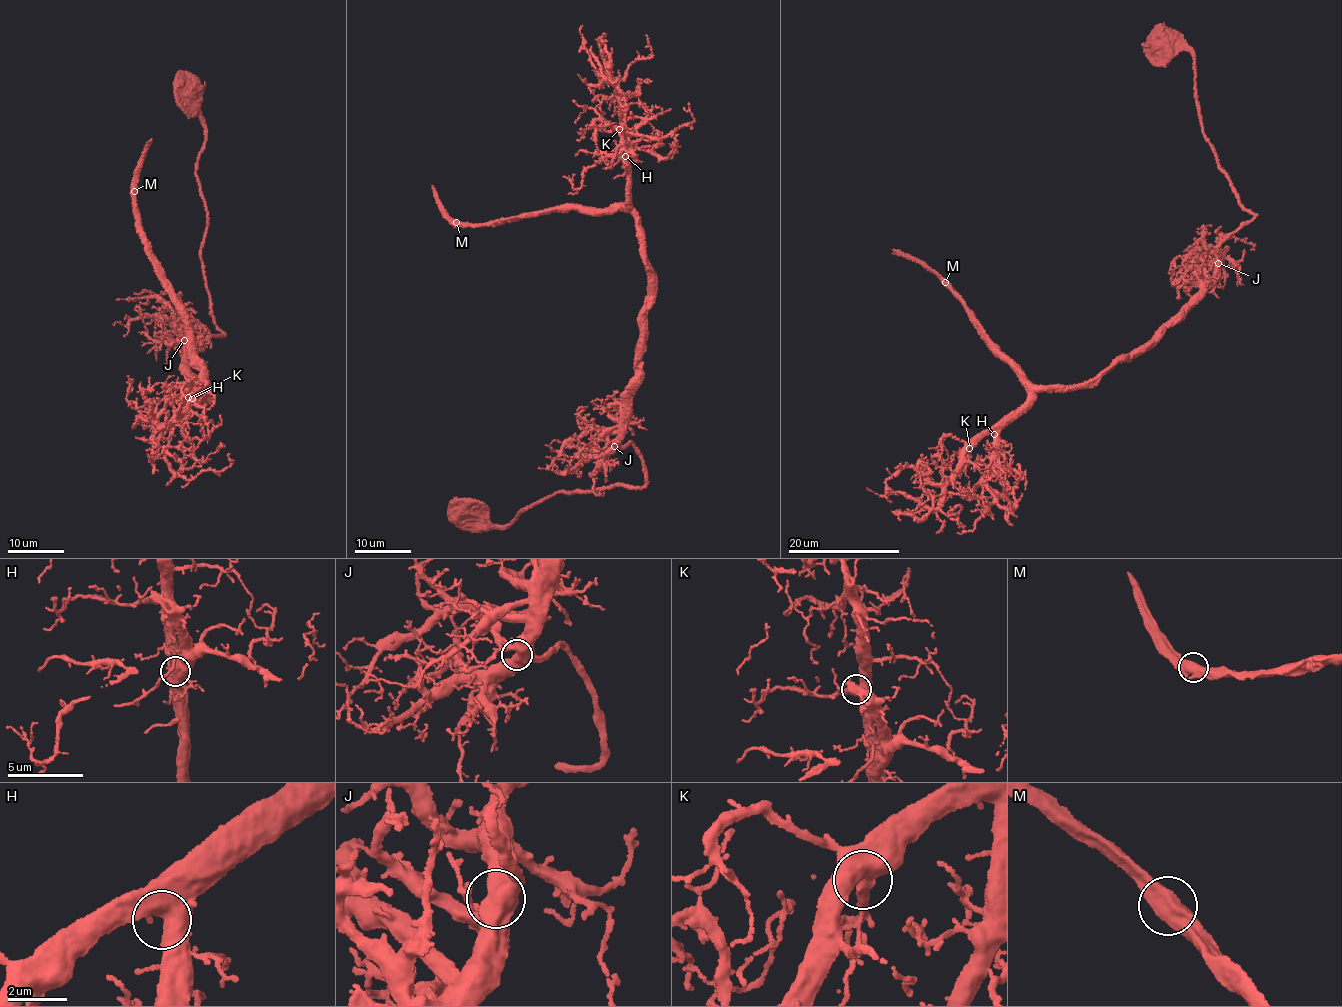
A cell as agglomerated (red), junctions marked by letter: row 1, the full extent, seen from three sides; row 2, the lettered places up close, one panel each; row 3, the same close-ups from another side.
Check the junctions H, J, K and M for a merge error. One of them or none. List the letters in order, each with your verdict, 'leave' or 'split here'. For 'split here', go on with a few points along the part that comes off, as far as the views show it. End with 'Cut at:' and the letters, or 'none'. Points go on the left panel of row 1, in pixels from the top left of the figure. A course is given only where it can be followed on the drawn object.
H: leave
J: leave
K: leave
M: leave
Cut at: none

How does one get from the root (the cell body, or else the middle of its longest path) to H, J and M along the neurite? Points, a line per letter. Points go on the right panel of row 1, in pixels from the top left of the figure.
H: (1159, 40), (1193, 55), (1203, 137), (1256, 216), (1165, 332), (1081, 386), (1041, 388), (994, 434)
J: (1159, 40), (1193, 55), (1203, 137), (1240, 207), (1256, 216), (1217, 246), (1218, 263)
M: (1159, 40), (1193, 55), (1203, 137), (1256, 216), (1217, 246), (1212, 286), (1086, 383), (1038, 386), (945, 282)

